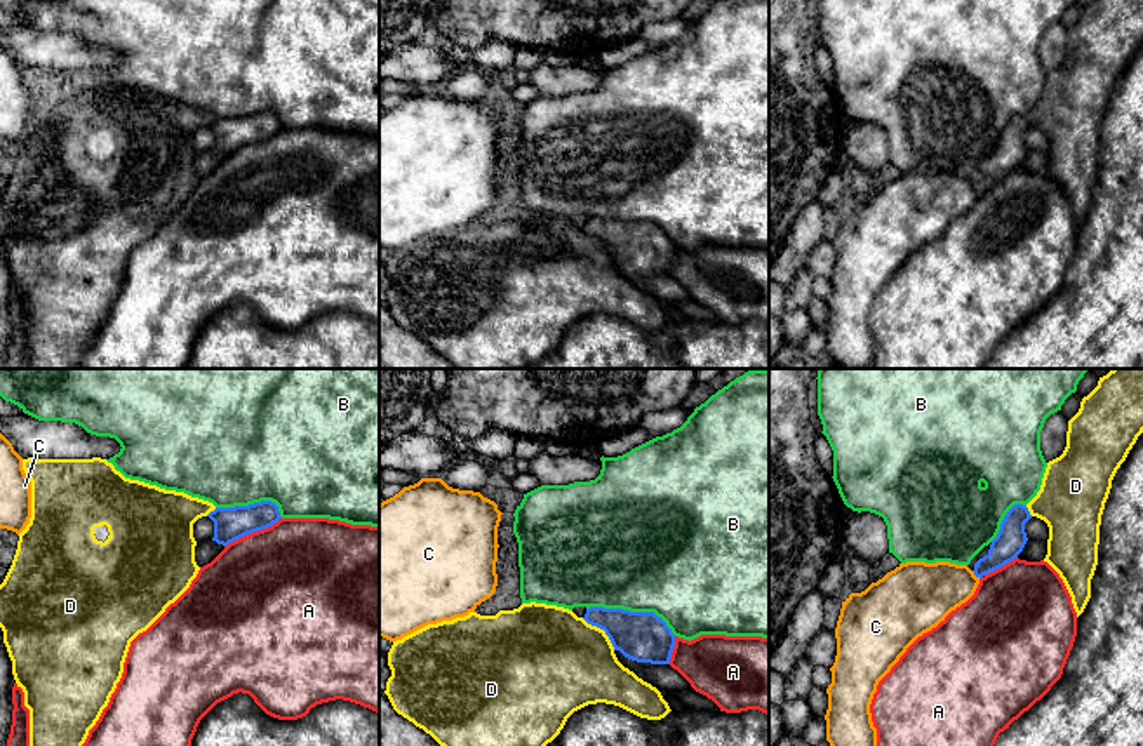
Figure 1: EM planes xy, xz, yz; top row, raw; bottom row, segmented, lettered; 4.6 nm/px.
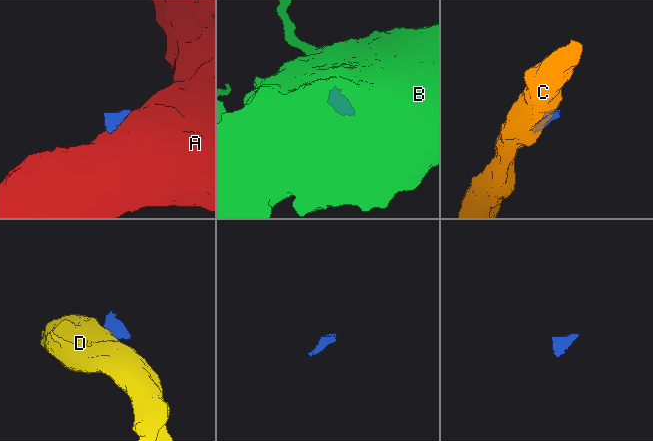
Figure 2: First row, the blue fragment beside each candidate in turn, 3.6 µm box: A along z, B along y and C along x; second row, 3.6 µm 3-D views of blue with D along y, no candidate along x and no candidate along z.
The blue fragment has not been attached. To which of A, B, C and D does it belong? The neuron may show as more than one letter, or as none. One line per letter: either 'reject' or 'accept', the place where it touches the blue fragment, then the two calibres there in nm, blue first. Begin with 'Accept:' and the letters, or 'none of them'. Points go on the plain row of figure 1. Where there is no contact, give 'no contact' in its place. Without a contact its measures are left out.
Accept: none of them
A: reject; meets blue in xy at (253, 141); 160 nm thick on the blue side, 480 nm on the other
B: reject; meets blue in xz at (632, 223); 240 nm thick on the blue side, 480 nm on the other
C: reject; meets blue in yz at (976, 186); 140 nm thick on the blue side, 280 nm on the other
D: reject; meets blue in xz at (602, 239); 240 nm thick on the blue side, 440 nm on the other

